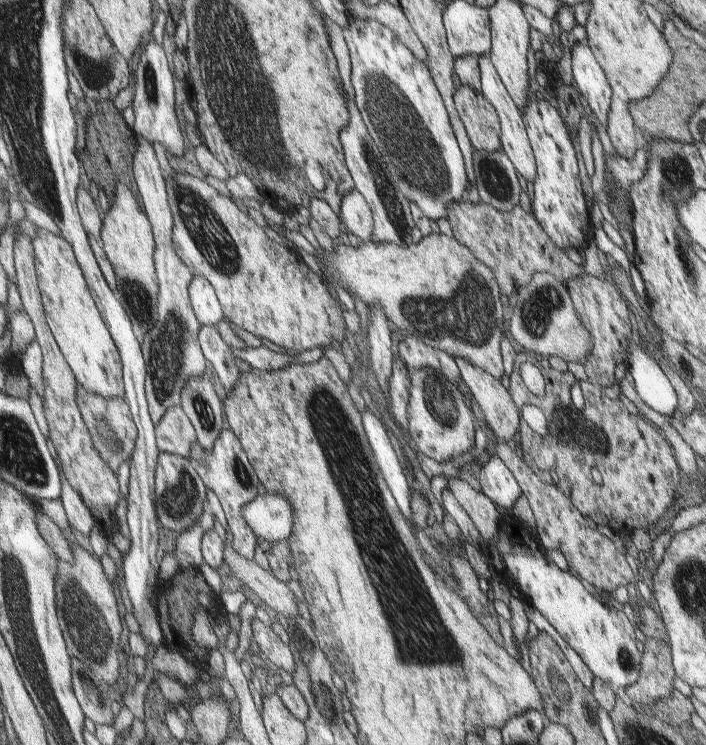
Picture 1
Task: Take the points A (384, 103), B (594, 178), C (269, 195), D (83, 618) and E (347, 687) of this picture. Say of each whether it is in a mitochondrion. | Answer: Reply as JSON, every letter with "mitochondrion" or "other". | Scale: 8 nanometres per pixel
{"A":"mitochondrion","B":"other","C":"other","D":"mitochondrion","E":"other"}

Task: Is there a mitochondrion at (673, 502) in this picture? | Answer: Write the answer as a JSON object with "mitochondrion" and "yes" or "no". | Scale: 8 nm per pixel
{"mitochondrion":"no"}

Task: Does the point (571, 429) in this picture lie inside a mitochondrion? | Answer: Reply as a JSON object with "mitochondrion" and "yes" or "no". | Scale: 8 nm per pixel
{"mitochondrion":"yes"}

